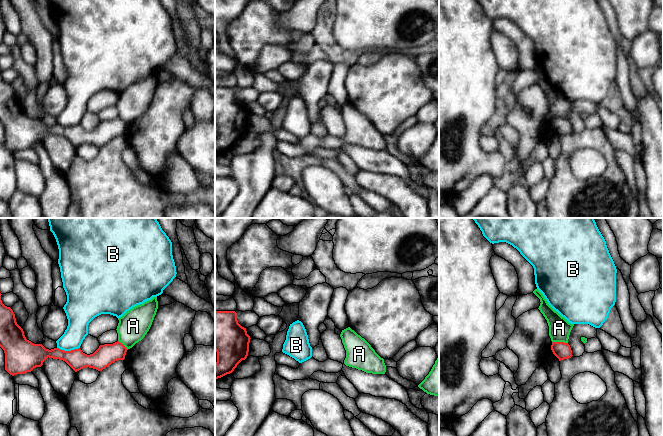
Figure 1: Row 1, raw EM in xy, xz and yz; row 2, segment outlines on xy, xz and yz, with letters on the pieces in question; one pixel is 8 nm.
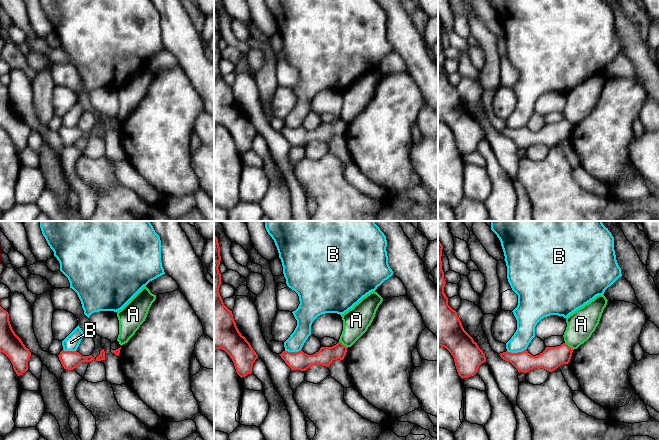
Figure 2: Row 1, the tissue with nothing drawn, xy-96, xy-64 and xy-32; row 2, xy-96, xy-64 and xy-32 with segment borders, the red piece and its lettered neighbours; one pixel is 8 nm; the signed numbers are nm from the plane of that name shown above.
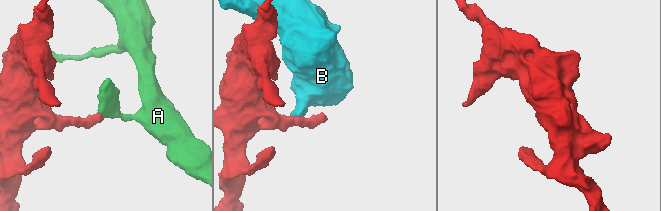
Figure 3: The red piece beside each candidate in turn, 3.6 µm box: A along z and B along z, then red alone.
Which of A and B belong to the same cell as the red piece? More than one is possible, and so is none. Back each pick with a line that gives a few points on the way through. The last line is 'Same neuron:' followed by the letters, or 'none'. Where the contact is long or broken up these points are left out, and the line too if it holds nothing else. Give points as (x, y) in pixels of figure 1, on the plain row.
Same neuron: none

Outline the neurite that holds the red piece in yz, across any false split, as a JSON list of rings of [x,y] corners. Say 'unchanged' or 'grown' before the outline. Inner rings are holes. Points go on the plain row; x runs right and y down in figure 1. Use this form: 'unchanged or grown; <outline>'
unchanged; [[[552,118],[551,126],[553,130],[559,135],[559,137],[571,134],[572,126],[568,119],[564,118]]]

